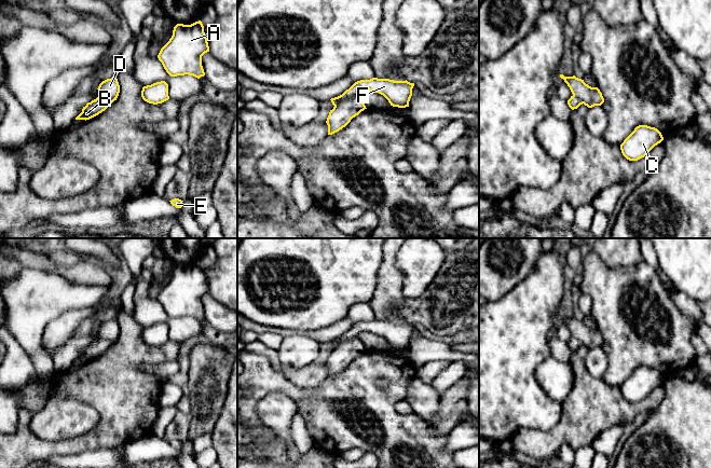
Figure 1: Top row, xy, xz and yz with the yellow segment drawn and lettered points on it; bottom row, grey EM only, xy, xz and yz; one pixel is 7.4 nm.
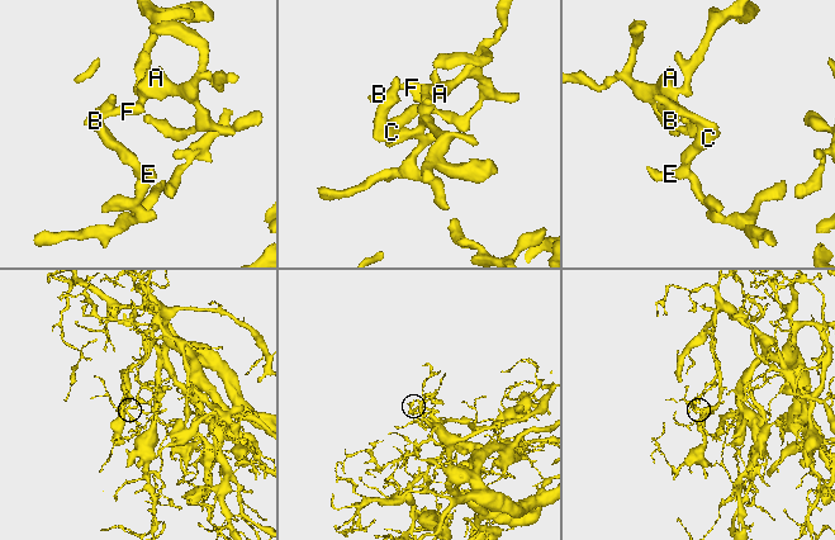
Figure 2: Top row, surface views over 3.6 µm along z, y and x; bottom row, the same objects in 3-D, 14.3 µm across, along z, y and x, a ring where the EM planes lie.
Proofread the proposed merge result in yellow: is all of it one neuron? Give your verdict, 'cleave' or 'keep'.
cleave

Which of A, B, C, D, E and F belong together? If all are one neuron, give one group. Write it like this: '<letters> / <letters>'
A B F / C D E

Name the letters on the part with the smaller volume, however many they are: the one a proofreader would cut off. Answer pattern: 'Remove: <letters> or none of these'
Remove: C, D, E

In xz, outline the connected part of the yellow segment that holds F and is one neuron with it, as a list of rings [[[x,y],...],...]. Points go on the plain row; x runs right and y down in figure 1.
[[[372,319],[370,321],[360,321],[355,324],[348,331],[342,336],[331,340],[333,347],[337,347],[340,343],[358,336],[361,331],[369,331],[383,336],[391,347],[398,349],[409,348],[409,343],[412,338],[412,330],[414,325],[406,322],[394,322],[389,320]]]

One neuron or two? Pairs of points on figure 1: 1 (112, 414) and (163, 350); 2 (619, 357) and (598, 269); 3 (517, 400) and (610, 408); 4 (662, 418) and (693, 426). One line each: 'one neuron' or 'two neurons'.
1: one neuron
2: one neuron
3: two neurons
4: one neuron

